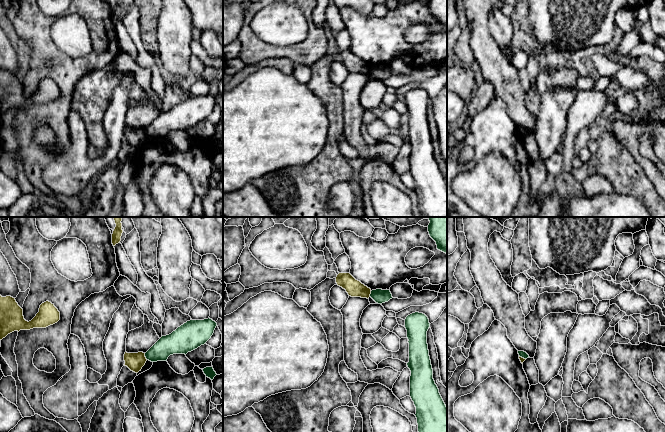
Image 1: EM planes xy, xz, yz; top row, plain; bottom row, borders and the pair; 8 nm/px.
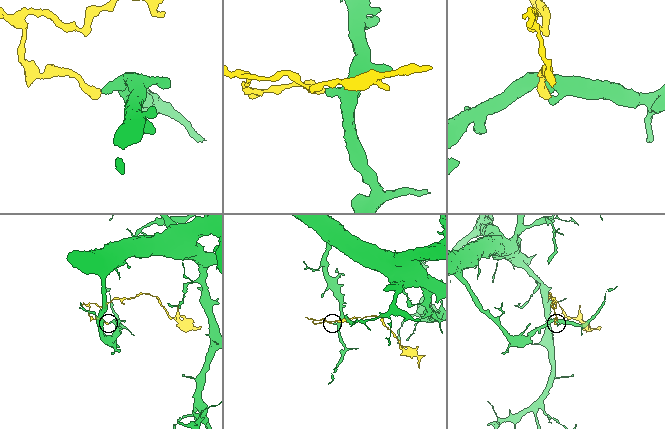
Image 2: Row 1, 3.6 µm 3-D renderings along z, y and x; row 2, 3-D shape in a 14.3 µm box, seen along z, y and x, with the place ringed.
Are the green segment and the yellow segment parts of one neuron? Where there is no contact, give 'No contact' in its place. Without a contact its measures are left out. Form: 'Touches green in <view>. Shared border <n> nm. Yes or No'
Touches green in xy. Shared border 60 nm. No

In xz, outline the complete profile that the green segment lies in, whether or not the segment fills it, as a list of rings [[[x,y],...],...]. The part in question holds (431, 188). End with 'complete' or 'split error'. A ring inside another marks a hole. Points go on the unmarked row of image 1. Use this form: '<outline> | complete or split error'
[[[419,88],[408,91],[405,104],[409,119],[408,144],[410,152],[410,173],[416,183],[418,208],[423,217],[447,217],[447,182],[445,181],[437,161],[433,155],[433,145],[427,120],[427,107],[430,103],[428,93]]] | complete

